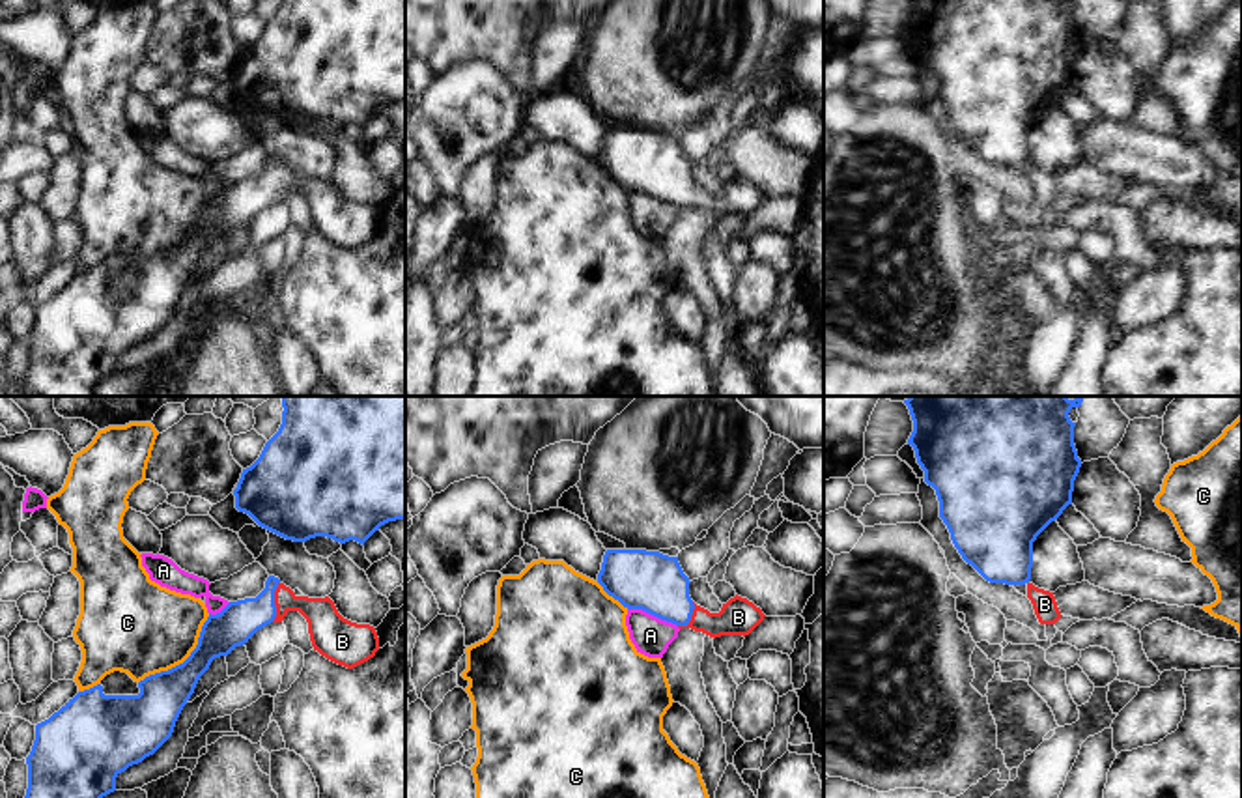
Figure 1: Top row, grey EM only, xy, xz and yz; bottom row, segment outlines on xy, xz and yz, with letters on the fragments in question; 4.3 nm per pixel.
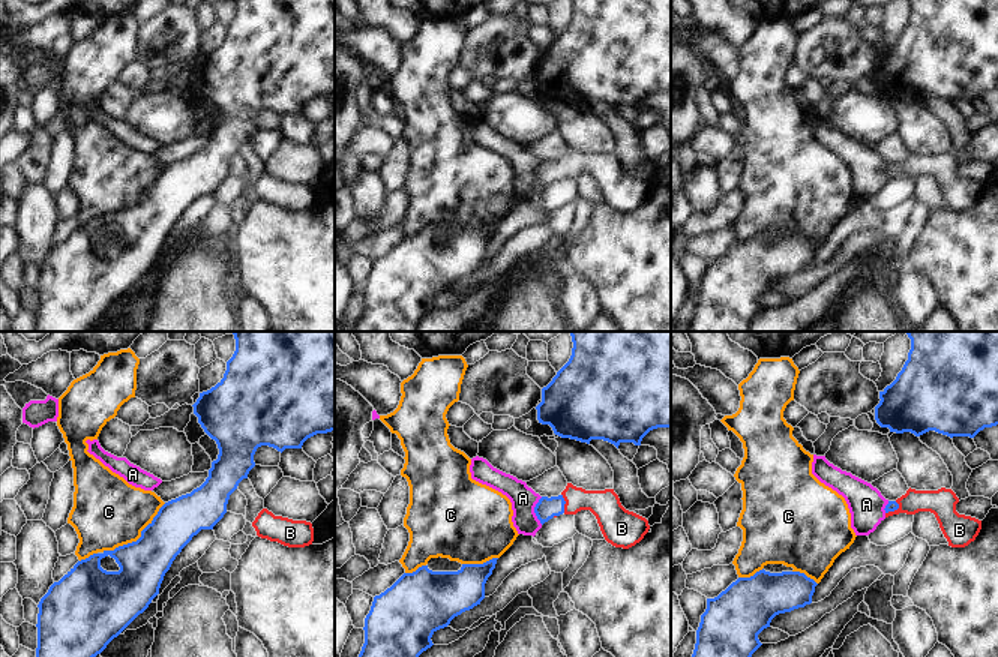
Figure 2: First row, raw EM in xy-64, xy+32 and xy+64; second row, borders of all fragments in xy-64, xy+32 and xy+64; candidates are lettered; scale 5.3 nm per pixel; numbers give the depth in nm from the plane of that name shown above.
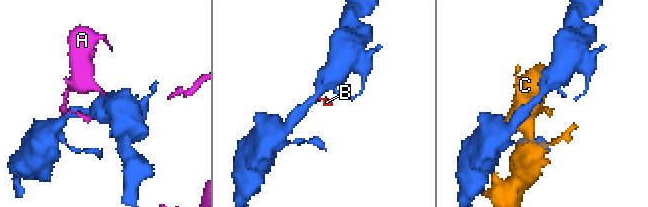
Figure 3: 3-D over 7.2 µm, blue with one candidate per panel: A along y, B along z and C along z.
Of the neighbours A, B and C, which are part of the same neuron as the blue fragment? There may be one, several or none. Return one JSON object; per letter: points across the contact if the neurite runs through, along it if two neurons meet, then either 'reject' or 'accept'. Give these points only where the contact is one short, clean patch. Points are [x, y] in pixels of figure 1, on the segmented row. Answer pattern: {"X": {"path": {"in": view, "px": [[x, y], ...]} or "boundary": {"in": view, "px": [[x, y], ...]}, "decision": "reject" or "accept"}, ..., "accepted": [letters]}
{"A": {"boundary": {"in": "xz", "px": [[628, 608], [639, 608], [677, 626]]}, "decision": "reject"}, "B": {"path": {"in": "xy", "px": [[238, 621], [273, 602], [299, 602], [325, 625]]}, "decision": "accept"}, "C": {"decision": "reject"}, "accepted": ["B"]}

